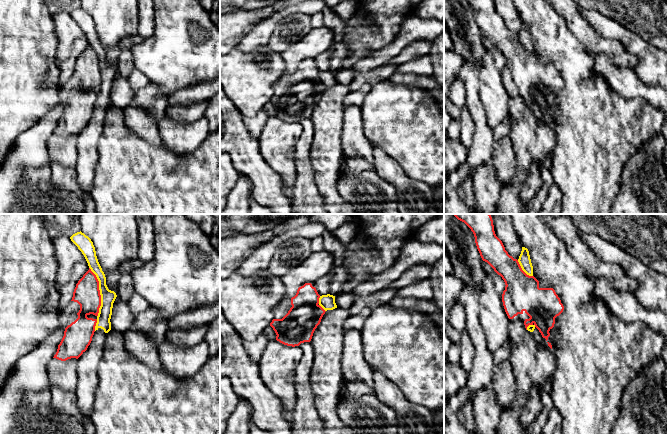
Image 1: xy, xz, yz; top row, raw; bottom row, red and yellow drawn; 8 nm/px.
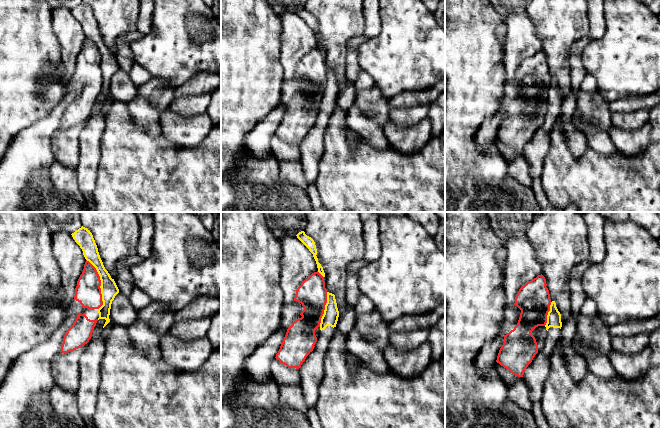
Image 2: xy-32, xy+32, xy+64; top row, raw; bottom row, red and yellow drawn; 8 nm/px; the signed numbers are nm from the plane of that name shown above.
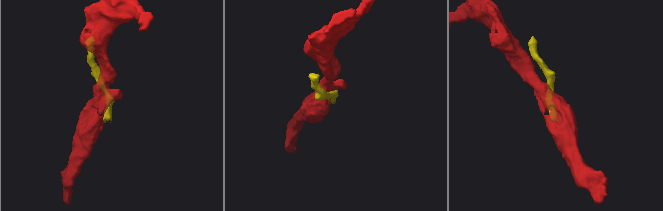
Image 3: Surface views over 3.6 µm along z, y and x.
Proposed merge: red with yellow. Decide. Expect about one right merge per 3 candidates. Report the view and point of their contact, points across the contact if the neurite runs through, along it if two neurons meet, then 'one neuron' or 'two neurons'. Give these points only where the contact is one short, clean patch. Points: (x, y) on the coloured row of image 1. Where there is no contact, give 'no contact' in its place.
meets red in xy at (99, 292); border along xy (89, 267), (98, 281), (100, 307), (97, 316); two neurons

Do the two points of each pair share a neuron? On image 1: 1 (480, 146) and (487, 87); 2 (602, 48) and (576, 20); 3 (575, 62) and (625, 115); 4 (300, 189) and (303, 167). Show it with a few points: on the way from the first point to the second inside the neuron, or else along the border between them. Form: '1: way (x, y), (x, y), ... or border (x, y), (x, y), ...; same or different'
1: border (478, 85), (479, 101), (491, 129); different
2: way (595, 41), (581, 27); same
3: way (575, 80), (576, 85), (601, 111), (607, 111); same
4: way (303, 184), (303, 172); same

